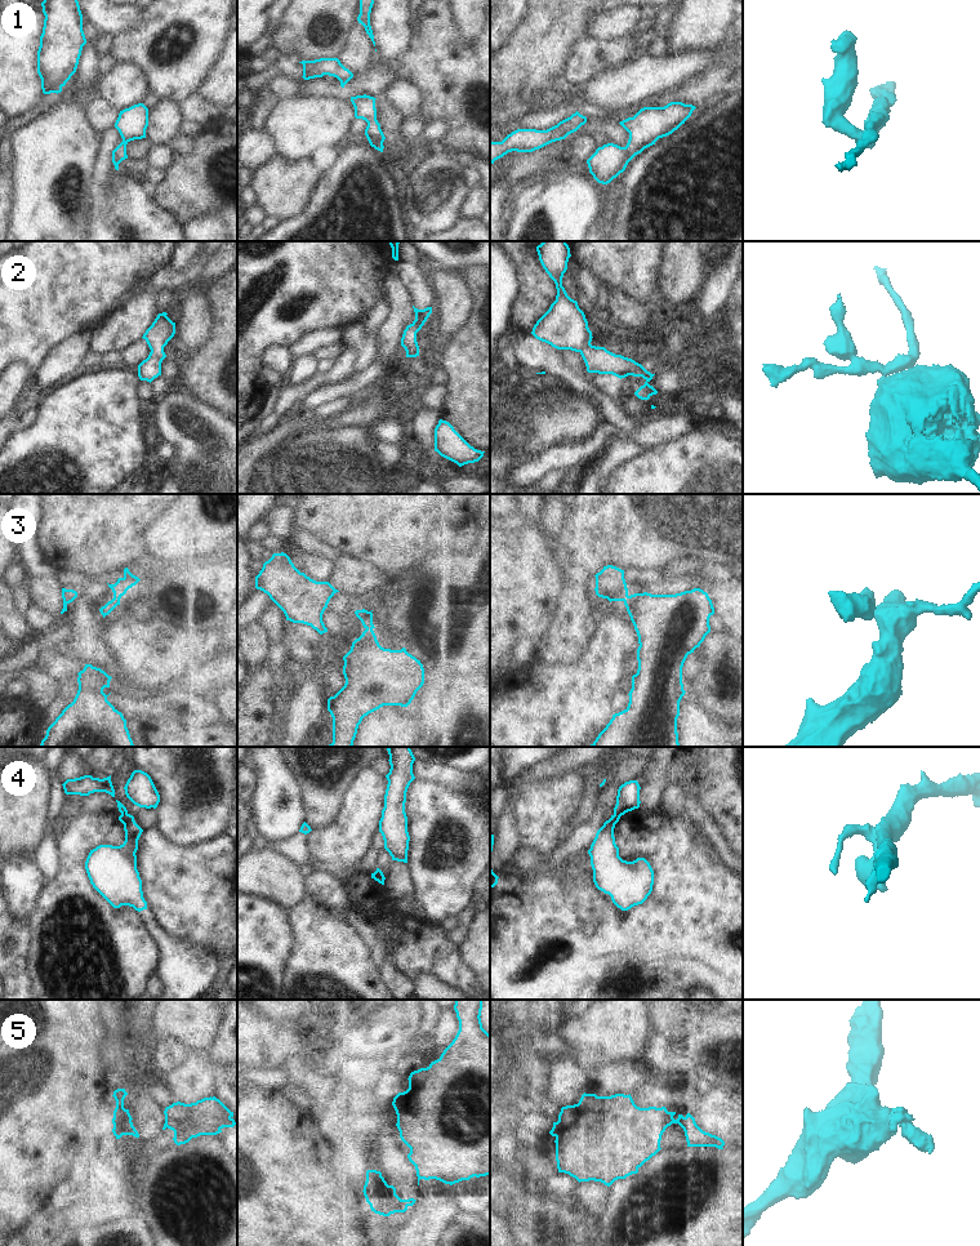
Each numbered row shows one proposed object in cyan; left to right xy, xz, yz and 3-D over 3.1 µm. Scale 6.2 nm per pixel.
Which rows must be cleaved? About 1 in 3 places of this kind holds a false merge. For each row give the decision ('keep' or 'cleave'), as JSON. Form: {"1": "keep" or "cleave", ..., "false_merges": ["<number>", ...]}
{"1": "keep", "2": "keep", "3": "cleave", "4": "cleave", "5": "cleave", "false_merges": ["3", "4", "5"]}

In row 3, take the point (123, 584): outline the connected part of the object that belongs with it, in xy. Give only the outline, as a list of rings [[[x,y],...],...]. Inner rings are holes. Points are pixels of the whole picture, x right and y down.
[[[128,568],[124,569],[124,577],[119,578],[115,584],[108,584],[113,592],[113,597],[121,598],[129,588],[135,586],[141,579],[133,575]]]

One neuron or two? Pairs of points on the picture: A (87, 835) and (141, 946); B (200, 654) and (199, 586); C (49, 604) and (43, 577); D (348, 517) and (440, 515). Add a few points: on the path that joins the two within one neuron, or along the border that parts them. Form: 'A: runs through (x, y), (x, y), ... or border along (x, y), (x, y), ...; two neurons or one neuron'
A: runs through (76, 863), (76, 882), (112, 919); one neuron
B: border along (170, 623), (190, 630), (217, 630), (222, 627); two neurons
C: runs through (48, 597), (43, 590), (43, 583); one neuron
D: runs through (372, 515), (417, 515); one neuron

